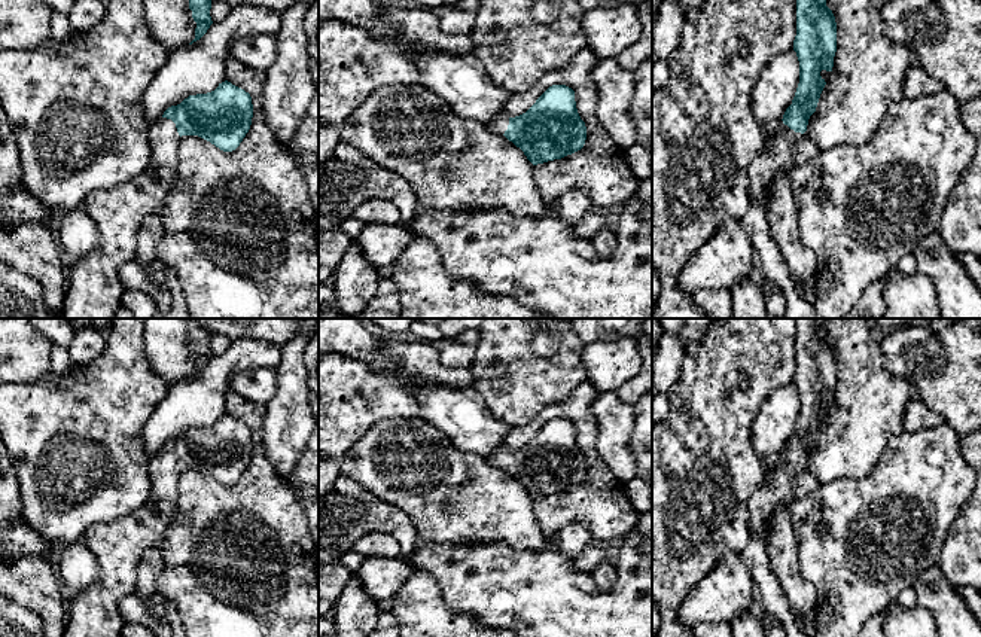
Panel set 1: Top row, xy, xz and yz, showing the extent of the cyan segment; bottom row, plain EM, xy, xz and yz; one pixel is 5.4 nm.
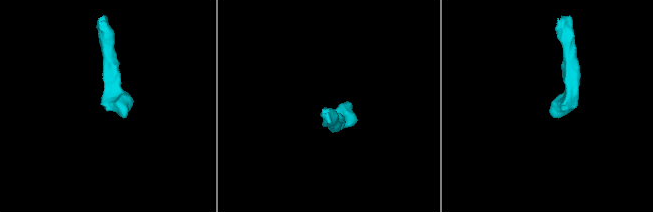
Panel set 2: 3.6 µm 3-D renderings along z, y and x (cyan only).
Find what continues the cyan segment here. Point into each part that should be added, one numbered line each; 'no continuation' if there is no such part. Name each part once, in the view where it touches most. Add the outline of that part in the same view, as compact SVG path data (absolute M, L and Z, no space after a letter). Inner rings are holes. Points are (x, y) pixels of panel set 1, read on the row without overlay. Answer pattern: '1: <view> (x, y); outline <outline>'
1: xy (164, 471); outline M161 451L150 460L149 470L152 478L150 499L176 503L180 473L176 457Z

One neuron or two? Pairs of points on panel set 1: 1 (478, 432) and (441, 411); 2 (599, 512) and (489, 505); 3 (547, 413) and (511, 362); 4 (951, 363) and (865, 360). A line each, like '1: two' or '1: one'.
1: one
2: two
3: two
4: two

